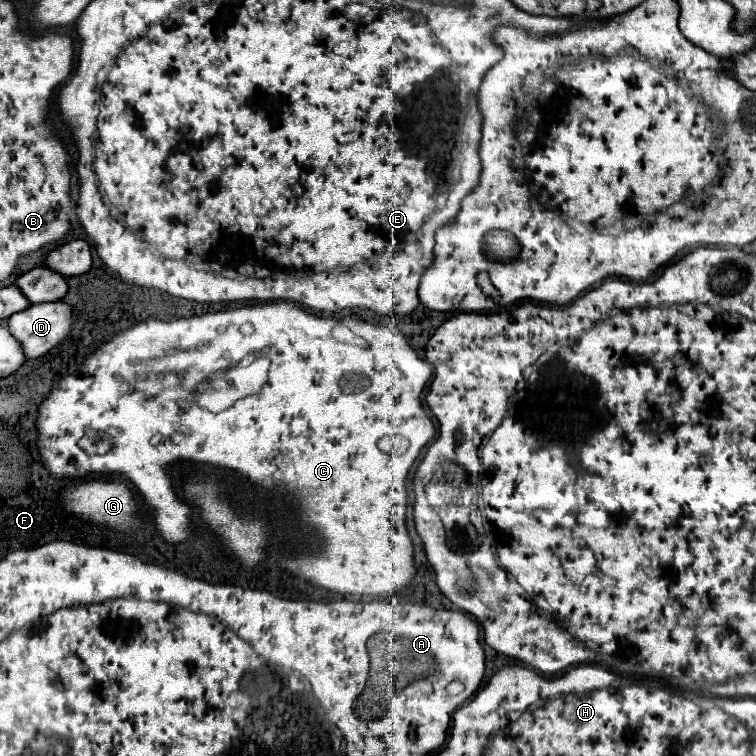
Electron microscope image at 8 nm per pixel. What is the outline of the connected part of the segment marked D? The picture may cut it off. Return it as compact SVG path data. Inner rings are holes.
M63 300L43 302L13 314L7 326L11 334L21 340L27 358L39 358L71 334L75 326L73 316L75 312L71 312L71 306L63 304Z

